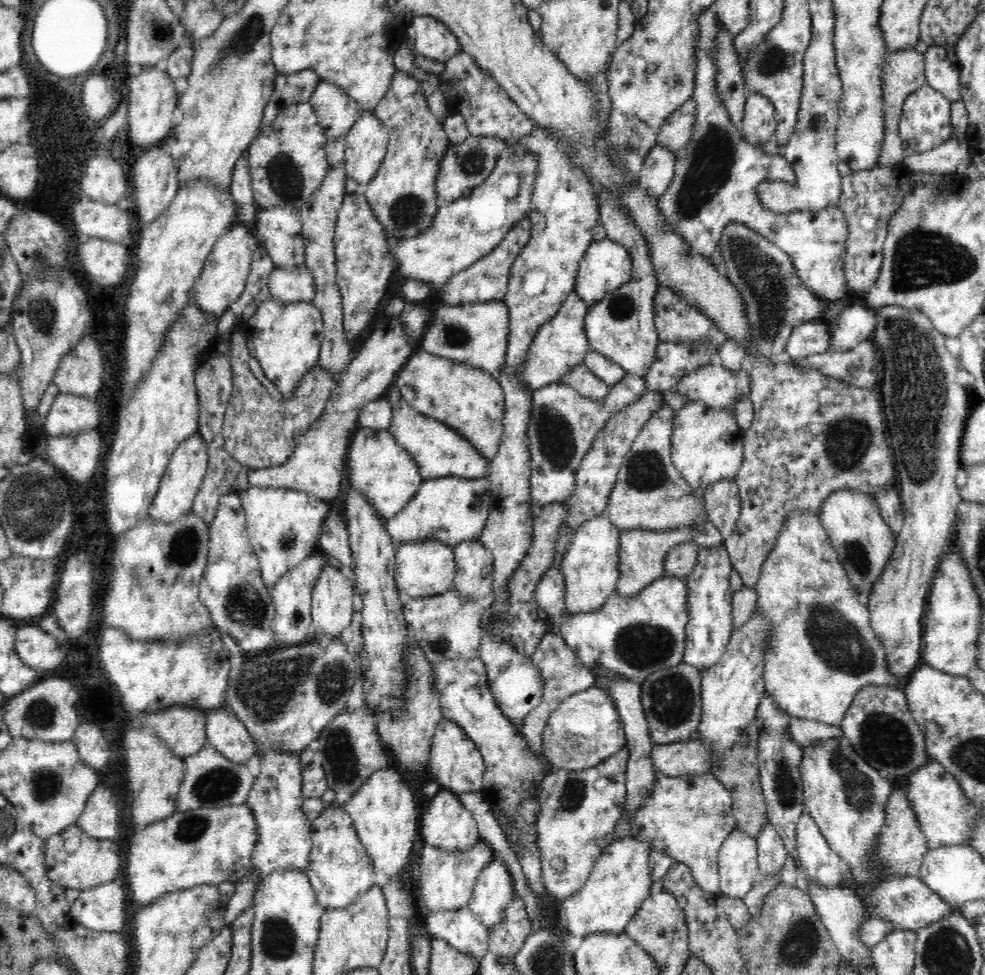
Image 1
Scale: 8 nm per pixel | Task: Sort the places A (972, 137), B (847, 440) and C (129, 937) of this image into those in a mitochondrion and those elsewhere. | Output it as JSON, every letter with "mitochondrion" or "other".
{"A":"other","B":"mitochondrion","C":"other"}

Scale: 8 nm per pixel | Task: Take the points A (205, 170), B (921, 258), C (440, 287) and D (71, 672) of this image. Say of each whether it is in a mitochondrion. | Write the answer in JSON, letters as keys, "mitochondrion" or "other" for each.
{"A":"other","B":"mitochondrion","C":"other","D":"other"}

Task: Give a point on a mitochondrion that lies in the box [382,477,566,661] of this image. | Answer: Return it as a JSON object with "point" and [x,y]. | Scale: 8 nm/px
{"point":[440,646]}

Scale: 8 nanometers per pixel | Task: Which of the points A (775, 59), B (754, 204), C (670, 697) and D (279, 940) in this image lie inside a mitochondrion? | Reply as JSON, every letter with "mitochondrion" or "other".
{"A":"mitochondrion","B":"other","C":"mitochondrion","D":"mitochondrion"}

